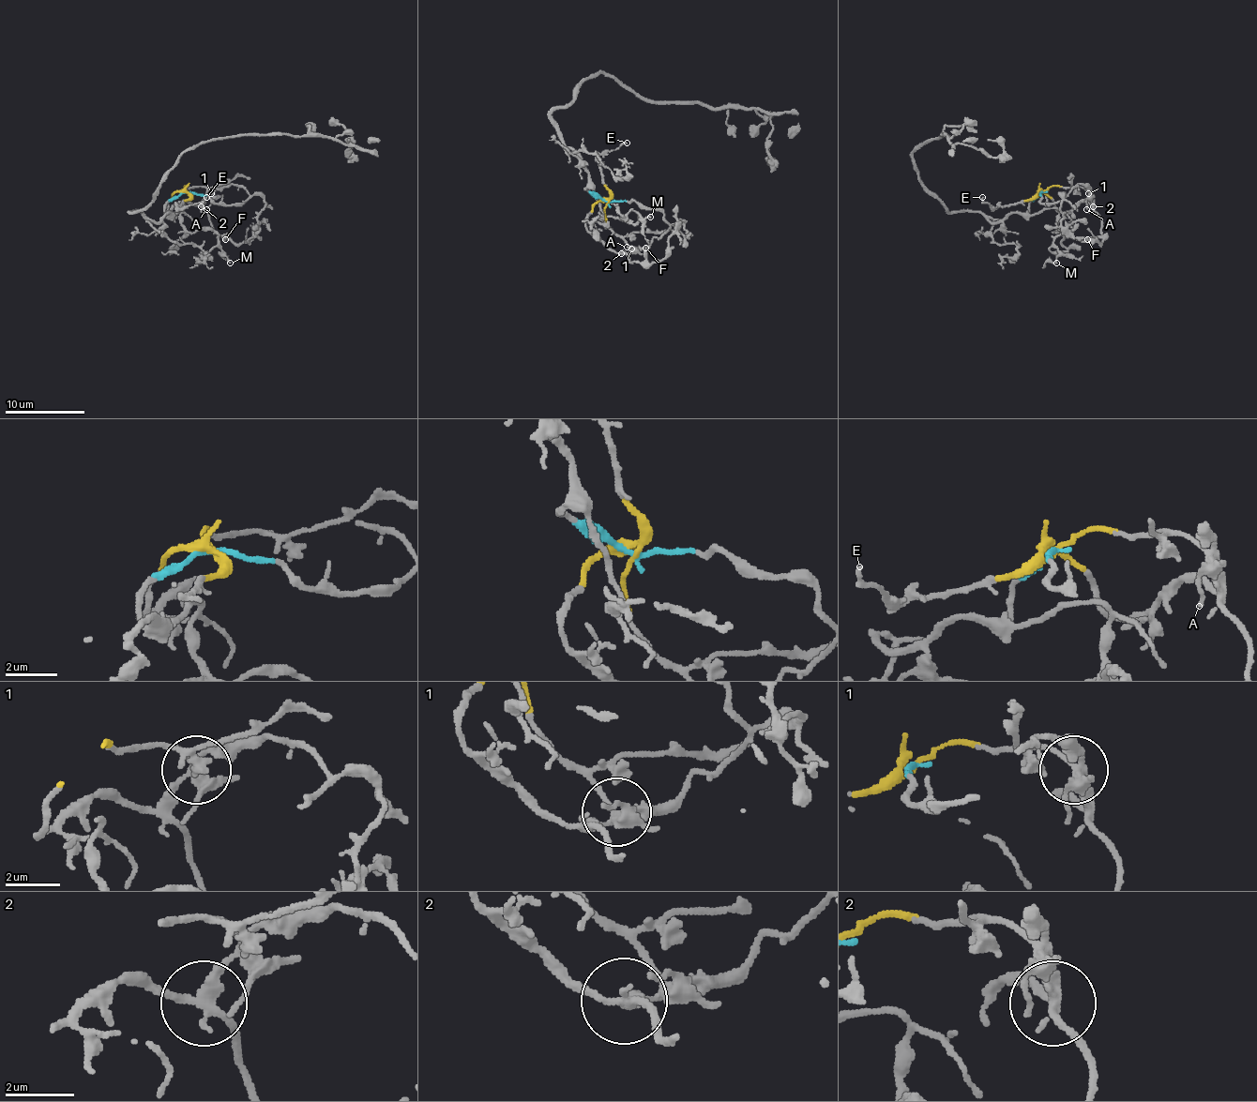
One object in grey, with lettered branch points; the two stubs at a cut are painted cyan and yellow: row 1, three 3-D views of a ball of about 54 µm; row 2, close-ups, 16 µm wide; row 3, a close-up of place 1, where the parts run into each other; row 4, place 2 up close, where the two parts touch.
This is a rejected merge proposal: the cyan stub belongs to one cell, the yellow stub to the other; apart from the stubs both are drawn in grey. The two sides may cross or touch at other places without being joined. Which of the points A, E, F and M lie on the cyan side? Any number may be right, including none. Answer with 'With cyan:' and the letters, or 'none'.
With cyan: M

